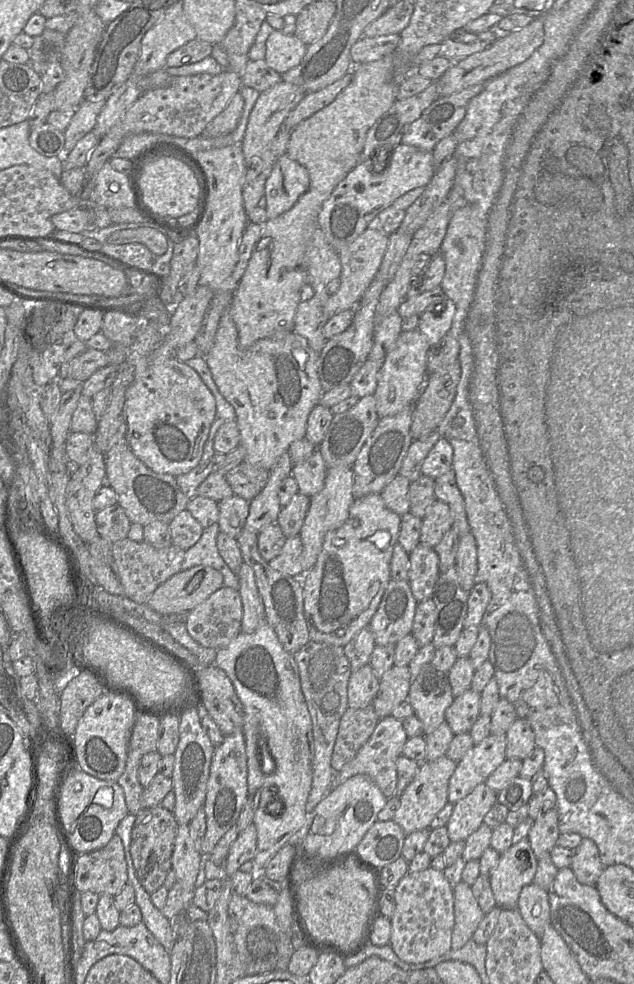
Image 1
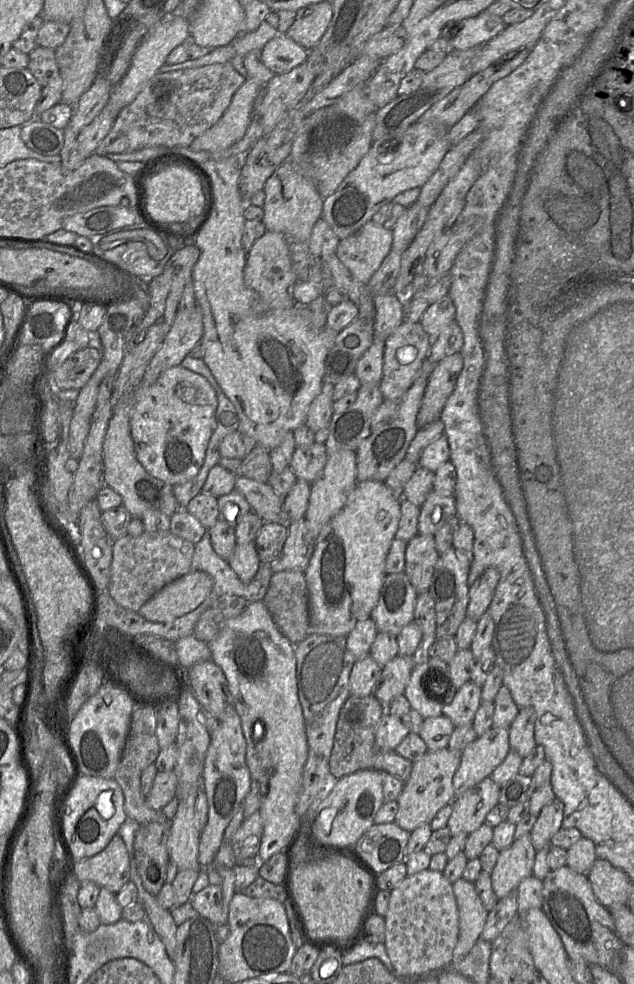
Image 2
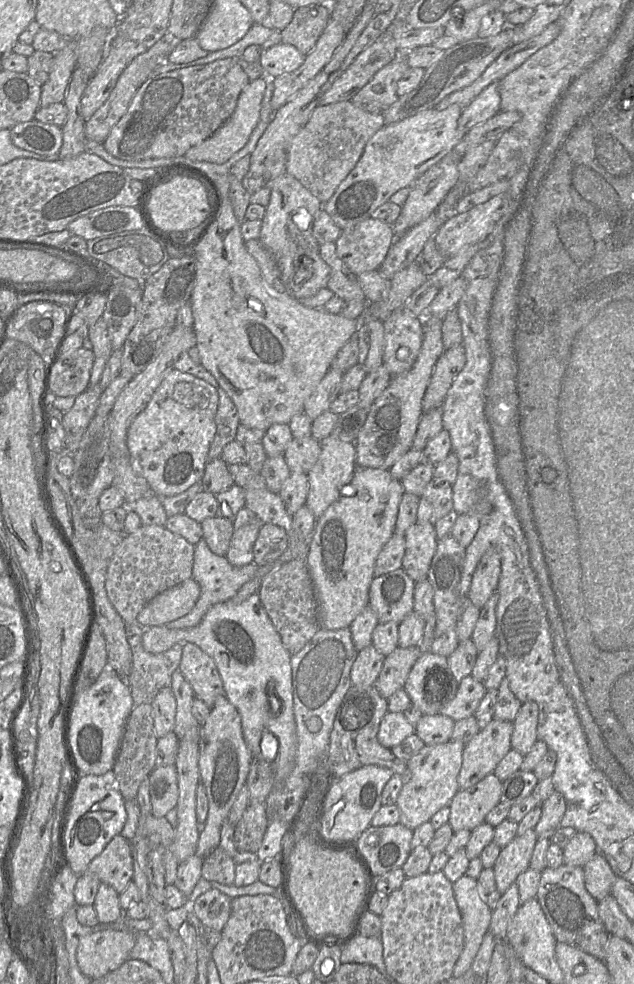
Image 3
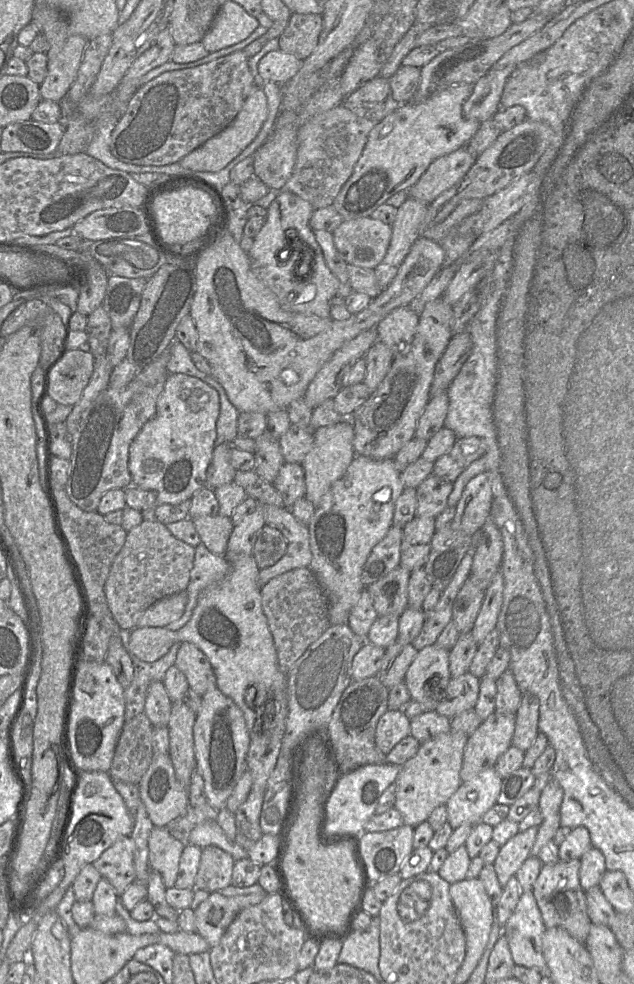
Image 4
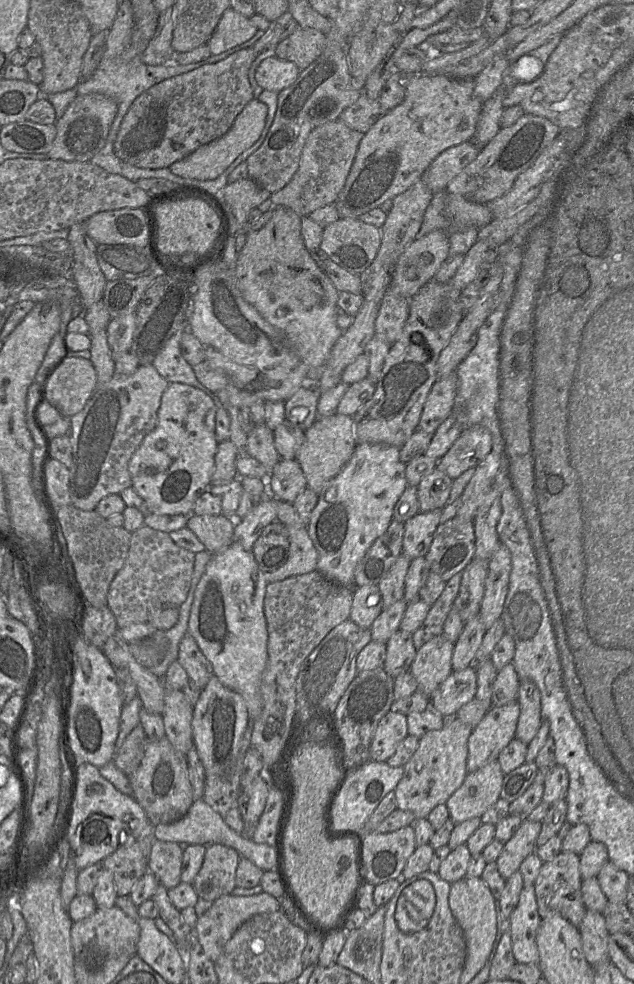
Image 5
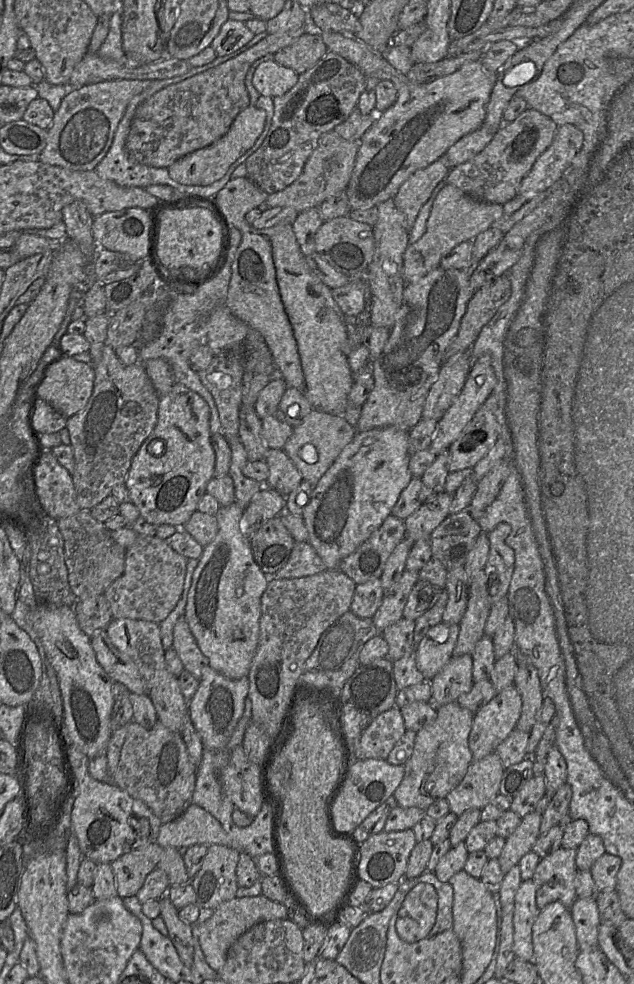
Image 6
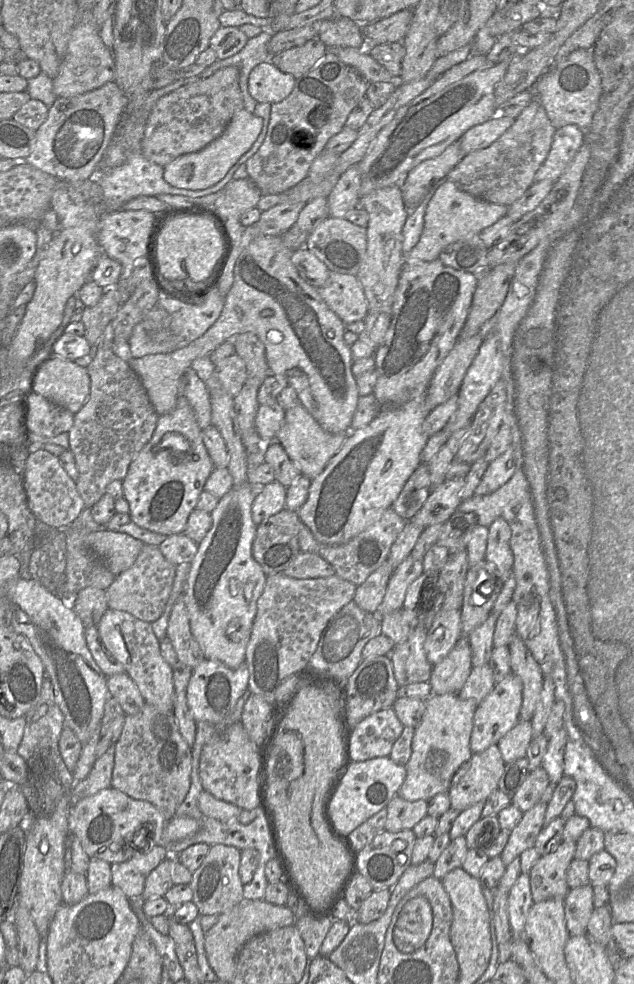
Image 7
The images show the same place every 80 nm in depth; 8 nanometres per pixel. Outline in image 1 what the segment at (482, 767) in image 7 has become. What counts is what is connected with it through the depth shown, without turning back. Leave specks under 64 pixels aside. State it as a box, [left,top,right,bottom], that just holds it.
[446,783,497,841]

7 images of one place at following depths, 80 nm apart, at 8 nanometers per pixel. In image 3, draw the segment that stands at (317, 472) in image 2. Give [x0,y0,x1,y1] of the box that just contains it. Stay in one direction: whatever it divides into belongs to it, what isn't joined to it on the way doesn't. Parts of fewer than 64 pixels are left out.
[284,436,320,474]

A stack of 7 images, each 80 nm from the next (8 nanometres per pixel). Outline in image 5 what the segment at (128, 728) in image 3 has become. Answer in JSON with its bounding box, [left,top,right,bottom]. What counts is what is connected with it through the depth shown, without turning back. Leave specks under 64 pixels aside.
[114,724,146,776]

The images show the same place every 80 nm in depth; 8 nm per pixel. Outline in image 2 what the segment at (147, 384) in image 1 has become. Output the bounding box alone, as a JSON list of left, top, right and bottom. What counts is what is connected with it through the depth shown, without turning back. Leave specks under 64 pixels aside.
[130,365,217,486]

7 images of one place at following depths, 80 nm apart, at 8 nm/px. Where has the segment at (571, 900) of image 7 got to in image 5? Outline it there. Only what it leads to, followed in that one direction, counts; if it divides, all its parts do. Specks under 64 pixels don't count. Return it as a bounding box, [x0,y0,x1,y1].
[578,910,609,966]

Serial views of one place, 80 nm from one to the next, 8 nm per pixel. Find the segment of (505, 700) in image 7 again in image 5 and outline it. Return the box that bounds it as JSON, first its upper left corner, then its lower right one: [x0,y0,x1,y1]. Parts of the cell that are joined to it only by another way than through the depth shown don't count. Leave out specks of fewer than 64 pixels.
[468,700,519,773]

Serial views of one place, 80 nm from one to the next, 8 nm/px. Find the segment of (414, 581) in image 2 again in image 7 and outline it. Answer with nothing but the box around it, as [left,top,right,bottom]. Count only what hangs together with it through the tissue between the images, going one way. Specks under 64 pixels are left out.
[409,477,465,528]

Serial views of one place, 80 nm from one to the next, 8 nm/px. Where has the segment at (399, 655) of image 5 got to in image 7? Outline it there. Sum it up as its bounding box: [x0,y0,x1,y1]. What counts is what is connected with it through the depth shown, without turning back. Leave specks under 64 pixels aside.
[380,608,419,645]

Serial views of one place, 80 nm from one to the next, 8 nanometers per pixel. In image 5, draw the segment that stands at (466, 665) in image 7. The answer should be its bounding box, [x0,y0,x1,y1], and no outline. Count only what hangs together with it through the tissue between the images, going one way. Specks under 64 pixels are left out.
[431,665,477,717]

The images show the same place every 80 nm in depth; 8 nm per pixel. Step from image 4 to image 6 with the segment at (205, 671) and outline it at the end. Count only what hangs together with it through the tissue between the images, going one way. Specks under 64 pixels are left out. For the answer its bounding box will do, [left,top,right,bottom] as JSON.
[172,616,209,680]

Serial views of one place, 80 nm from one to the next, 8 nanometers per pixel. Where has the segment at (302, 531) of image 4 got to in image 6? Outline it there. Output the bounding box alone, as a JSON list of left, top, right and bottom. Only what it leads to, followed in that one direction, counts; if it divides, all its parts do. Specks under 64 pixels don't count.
[268,542,327,579]

